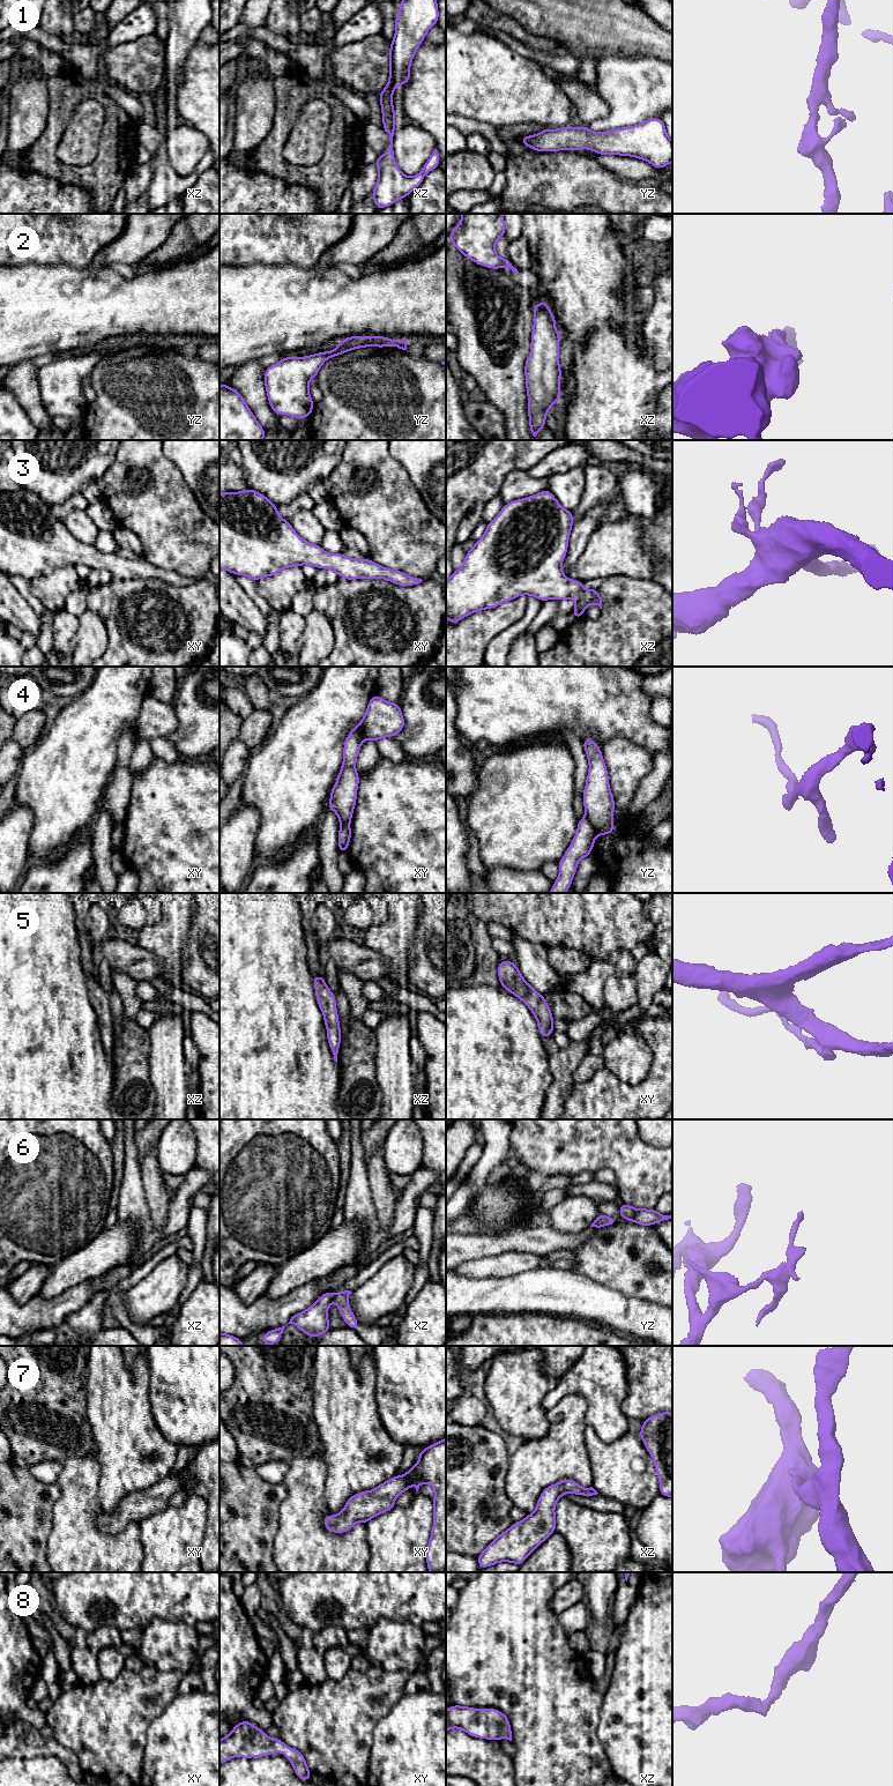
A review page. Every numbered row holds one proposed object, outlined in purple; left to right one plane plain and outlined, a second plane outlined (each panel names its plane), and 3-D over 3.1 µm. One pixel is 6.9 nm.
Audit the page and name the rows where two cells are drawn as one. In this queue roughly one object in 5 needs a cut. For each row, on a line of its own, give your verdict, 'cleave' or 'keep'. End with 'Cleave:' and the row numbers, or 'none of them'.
1: keep
2: keep
3: keep
4: cleave
5: keep
6: cleave
7: keep
8: keep
Cleave: 4, 6

